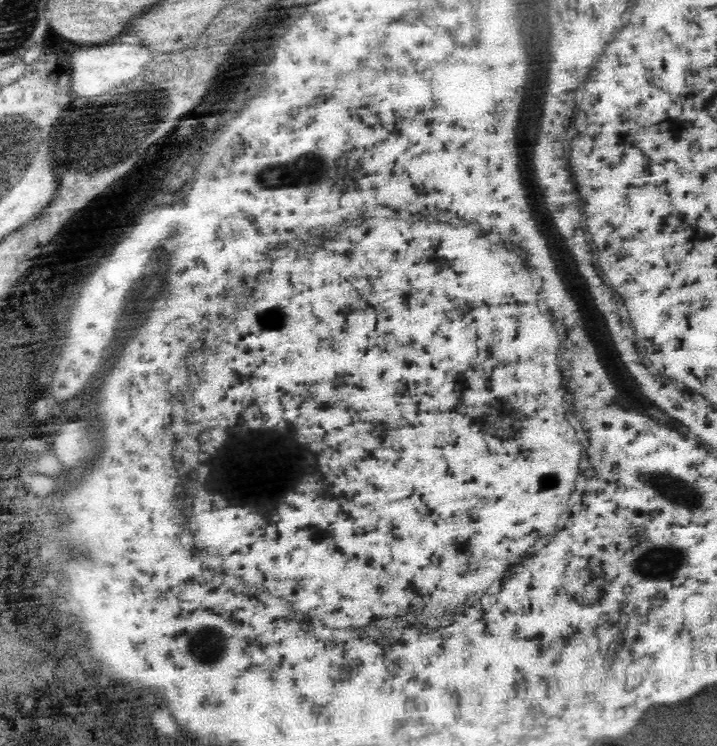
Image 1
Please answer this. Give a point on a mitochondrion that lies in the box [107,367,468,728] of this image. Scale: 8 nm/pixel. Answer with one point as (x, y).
(207, 646)

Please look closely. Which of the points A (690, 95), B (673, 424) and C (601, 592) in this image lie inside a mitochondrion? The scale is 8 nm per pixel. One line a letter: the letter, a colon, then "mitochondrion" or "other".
A: other
B: other
C: other

